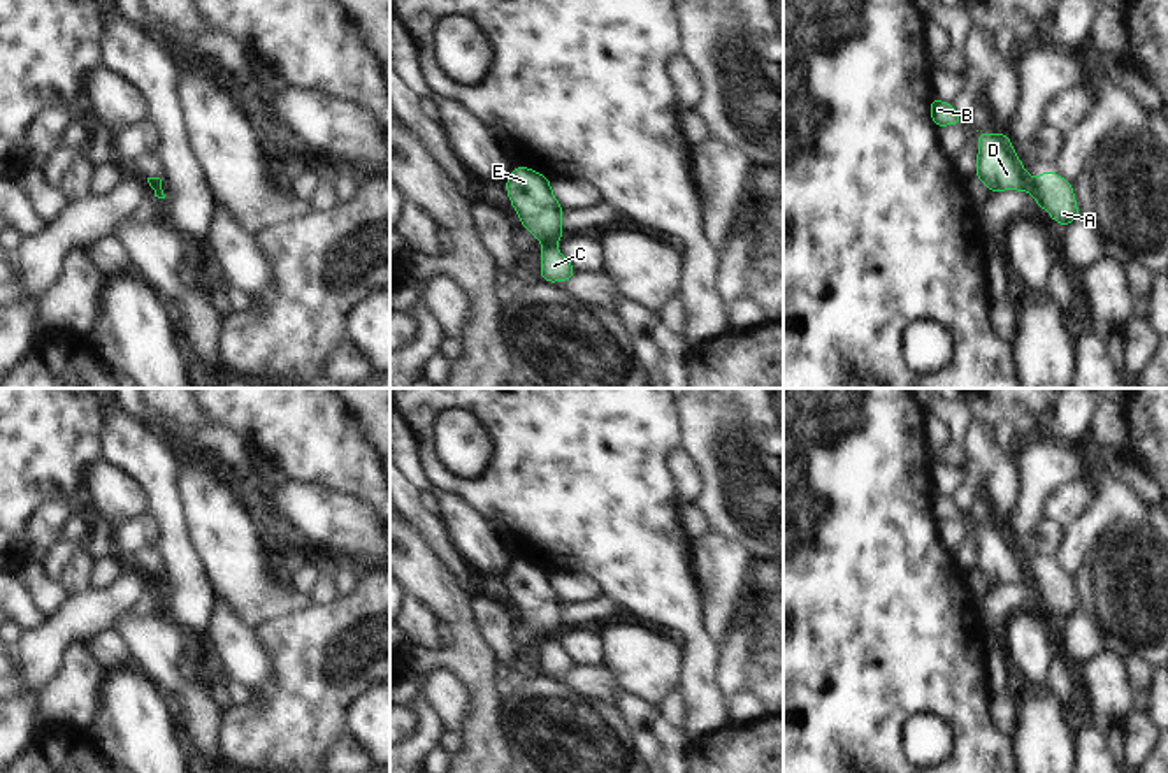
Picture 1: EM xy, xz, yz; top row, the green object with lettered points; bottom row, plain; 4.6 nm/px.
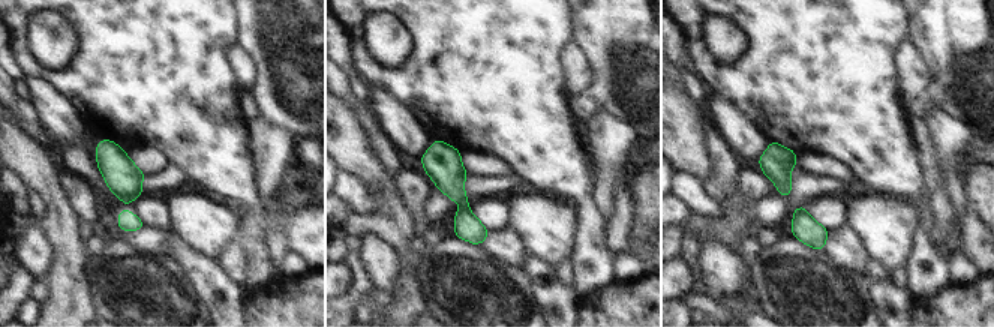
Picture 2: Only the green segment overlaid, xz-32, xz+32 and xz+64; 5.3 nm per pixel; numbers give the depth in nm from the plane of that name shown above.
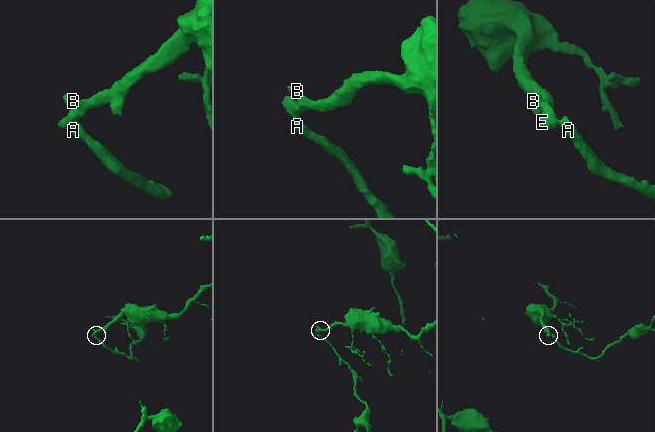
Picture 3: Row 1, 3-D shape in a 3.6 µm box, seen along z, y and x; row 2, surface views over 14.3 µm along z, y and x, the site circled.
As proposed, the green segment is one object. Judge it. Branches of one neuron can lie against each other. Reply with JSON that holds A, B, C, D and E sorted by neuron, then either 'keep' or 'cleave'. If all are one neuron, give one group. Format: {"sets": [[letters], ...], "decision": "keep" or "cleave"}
{"sets": [["A", "C"], ["B", "D", "E"]], "decision": "cleave"}

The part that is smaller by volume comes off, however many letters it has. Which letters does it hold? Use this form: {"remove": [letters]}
{"remove": ["A", "C"]}

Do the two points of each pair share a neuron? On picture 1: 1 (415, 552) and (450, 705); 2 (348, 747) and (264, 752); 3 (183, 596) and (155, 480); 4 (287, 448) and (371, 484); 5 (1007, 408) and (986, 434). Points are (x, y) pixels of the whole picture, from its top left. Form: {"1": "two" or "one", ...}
{"1": "two", "2": "two", "3": "one", "4": "one", "5": "two"}

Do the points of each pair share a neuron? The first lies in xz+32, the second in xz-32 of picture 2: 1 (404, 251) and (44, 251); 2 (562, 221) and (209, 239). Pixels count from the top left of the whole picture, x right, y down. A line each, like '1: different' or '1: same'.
1: different
2: same

